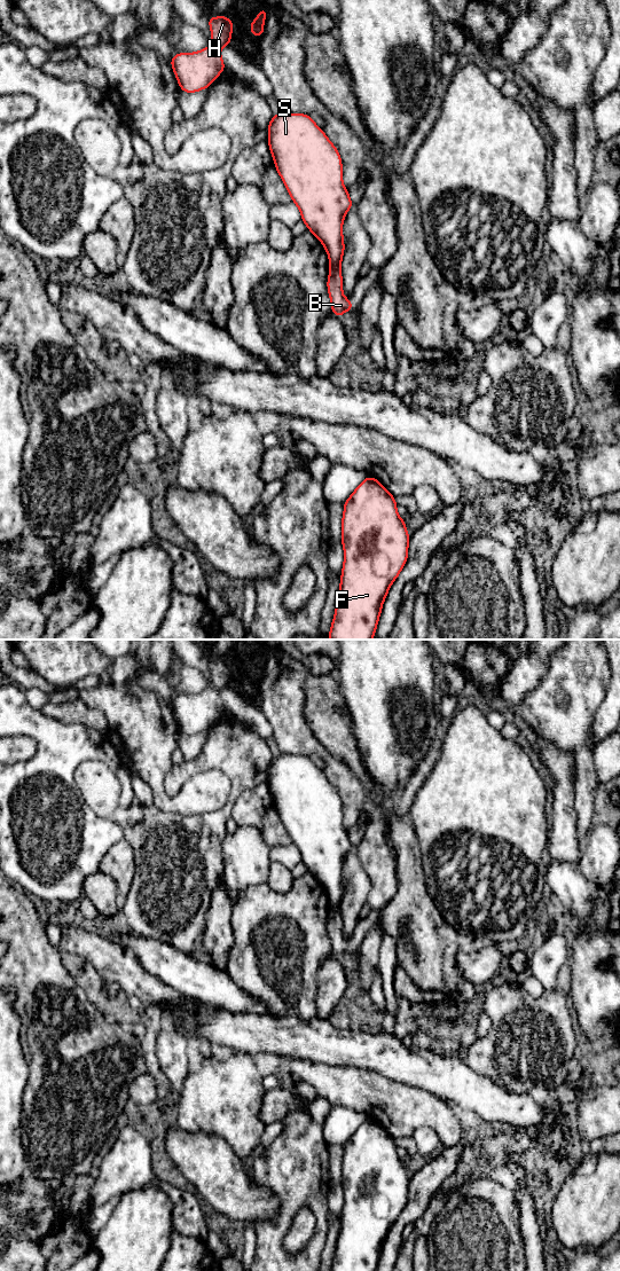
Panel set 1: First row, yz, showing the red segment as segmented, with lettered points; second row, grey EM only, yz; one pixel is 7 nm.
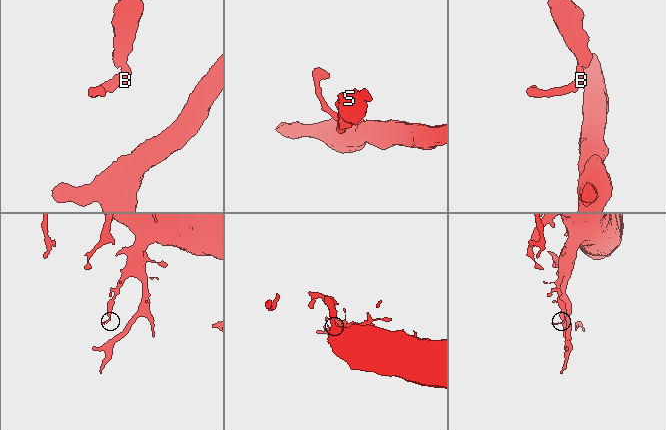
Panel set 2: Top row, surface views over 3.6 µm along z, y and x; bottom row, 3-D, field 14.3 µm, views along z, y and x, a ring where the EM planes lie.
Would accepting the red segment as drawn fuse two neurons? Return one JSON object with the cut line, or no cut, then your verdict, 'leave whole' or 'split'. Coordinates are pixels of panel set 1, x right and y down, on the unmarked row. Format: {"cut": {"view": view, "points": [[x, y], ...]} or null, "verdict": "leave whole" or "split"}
{"cut": {"view": "yz", "points": [[330, 909], [339, 910]]}, "verdict": "split"}

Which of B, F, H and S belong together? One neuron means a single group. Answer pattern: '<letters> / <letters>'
B / F H S

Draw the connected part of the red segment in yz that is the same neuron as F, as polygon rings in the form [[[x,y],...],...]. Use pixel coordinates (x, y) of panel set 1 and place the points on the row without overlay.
[[[366,1119],[344,1144],[342,1186],[344,1206],[331,1271],[376,1271],[383,1245],[408,1200],[410,1178],[399,1159],[394,1138],[376,1121]]]

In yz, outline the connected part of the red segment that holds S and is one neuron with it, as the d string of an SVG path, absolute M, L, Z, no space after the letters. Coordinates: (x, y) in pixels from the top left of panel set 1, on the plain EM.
M281 753L268 766L268 787L292 844L300 853L308 872L323 886L330 910L340 910L345 892L343 864L353 848L348 832L343 825L340 797L309 756Z

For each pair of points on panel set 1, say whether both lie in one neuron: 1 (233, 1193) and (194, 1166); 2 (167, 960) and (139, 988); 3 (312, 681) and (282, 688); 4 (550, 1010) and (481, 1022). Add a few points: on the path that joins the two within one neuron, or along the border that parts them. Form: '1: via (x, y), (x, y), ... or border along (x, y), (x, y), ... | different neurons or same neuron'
1: via (224, 1184), (203, 1166) | same neuron
2: border along (133, 956), (148, 973), (175, 988) | different neurons
3: border along (308, 673), (304, 684), (304, 711) | different neurons
4: border along (485, 1012), (491, 1020), (491, 1028), (478, 1040) | different neurons

